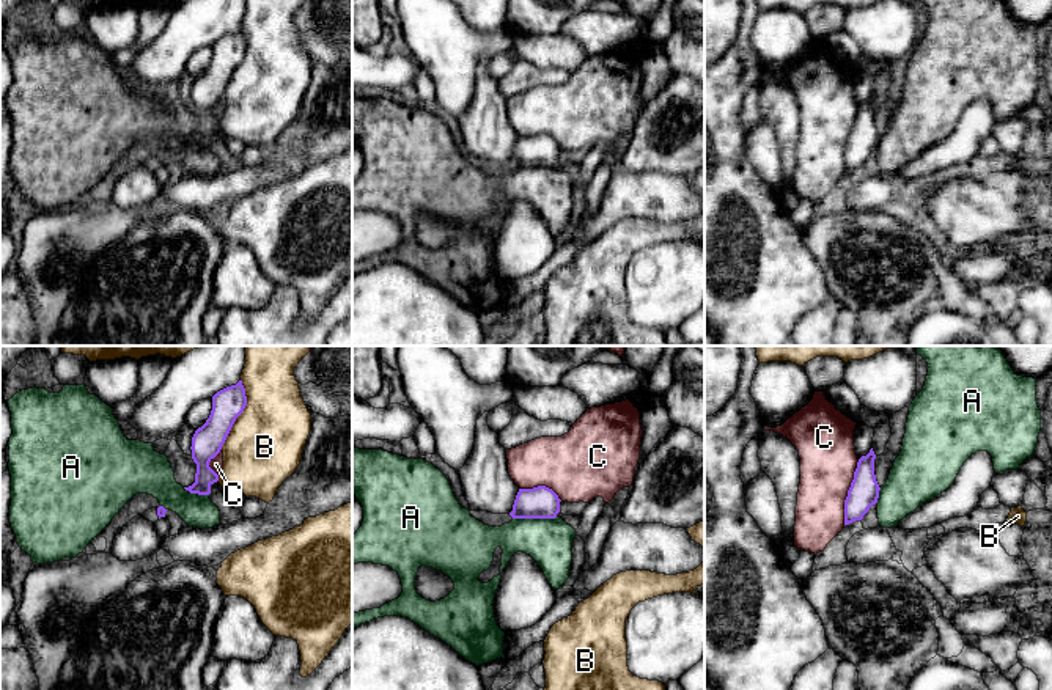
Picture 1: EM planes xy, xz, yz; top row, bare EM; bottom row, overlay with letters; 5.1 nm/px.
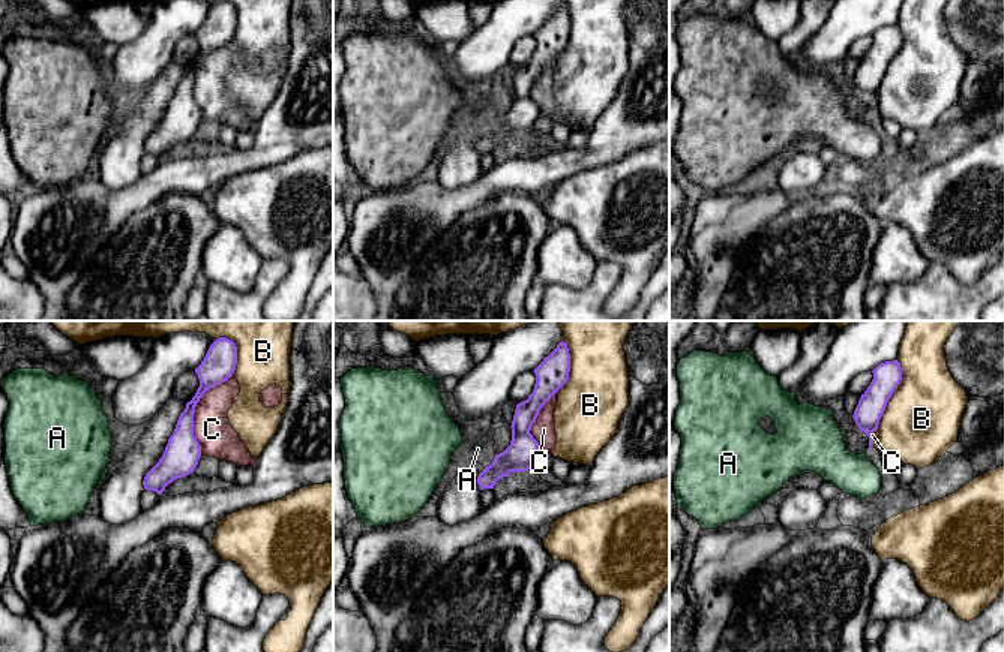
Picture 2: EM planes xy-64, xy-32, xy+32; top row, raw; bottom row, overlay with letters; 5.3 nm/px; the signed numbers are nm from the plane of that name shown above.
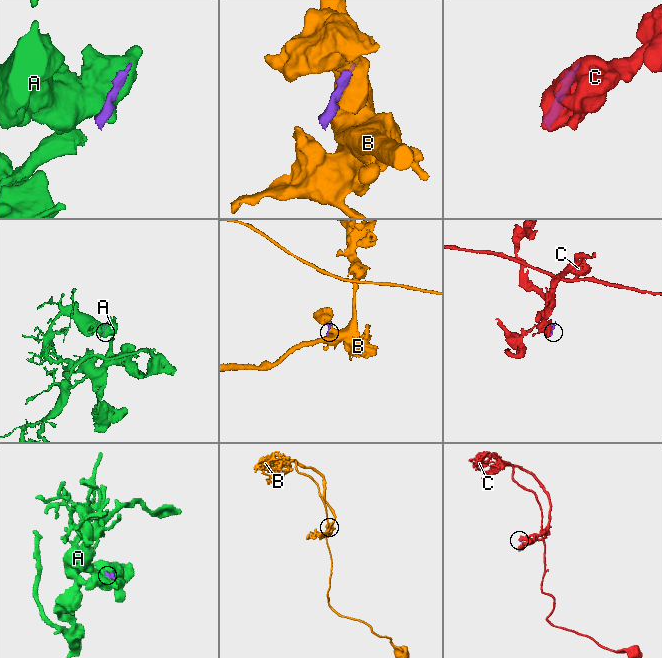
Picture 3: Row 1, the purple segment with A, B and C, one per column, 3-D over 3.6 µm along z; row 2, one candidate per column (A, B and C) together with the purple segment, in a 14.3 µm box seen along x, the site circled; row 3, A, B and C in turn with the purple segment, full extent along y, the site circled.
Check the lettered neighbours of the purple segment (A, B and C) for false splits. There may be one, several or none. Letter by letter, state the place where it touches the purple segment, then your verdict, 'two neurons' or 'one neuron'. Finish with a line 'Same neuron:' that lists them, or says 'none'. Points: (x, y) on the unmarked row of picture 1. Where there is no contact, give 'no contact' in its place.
A: meets purple in xz at (533, 165); two neurons
B: meets purple in xy at (241, 60); two neurons
C: meets purple in yz at (848, 140); two neurons
Same neuron: none

